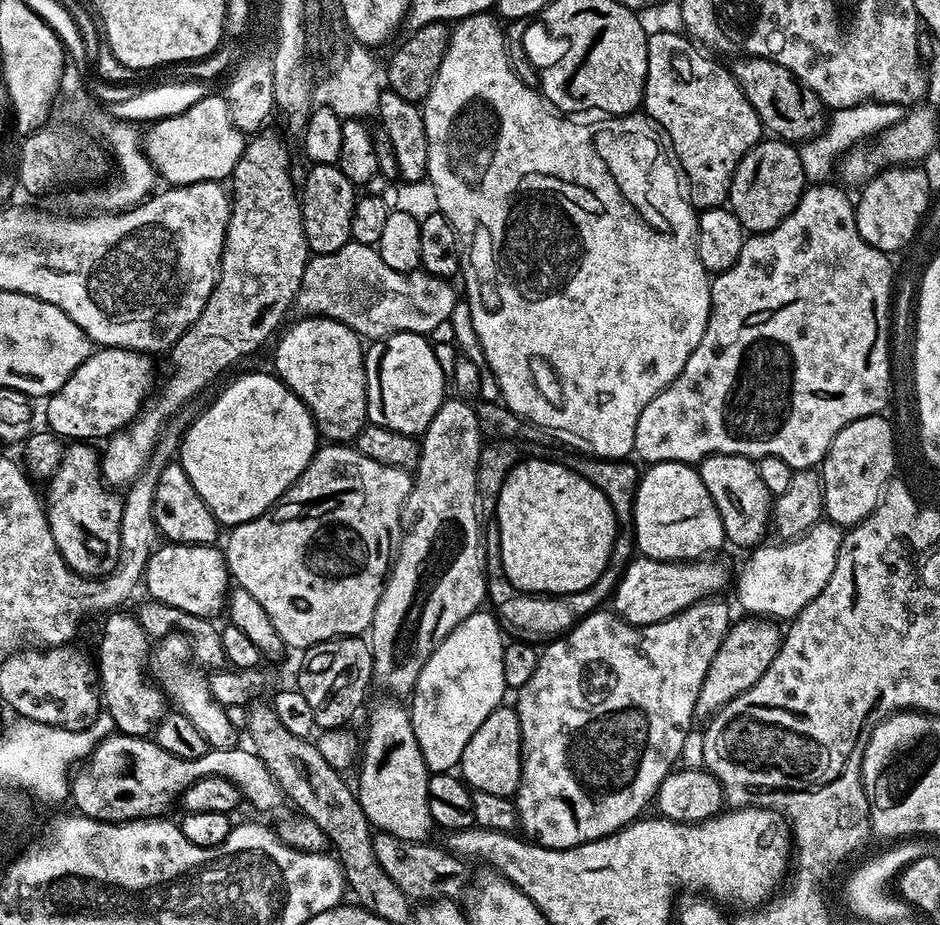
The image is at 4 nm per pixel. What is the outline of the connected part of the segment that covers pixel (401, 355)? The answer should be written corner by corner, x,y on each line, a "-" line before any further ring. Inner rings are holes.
395,332
373,340
364,353
367,423
419,437
446,399
446,373
438,366
433,341
419,332

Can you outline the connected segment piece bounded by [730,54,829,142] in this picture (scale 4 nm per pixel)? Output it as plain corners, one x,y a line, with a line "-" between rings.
737,55
733,64
730,64
732,77
738,82
742,94
754,106
761,125
768,128
773,137
789,142
803,142
812,140
824,131
829,113
823,101
814,90
808,89
794,73
778,62
767,60
764,57

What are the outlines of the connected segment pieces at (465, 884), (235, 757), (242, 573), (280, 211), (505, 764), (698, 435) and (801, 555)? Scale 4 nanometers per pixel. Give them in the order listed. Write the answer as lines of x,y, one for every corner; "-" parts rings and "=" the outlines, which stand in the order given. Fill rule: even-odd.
377,831
372,838
374,854
378,858
378,866
390,874
394,886
408,895
413,902
429,900
456,900
465,895
470,884
469,865
461,857
449,852
447,847
440,848
433,842
410,842
402,838
394,838
394,834
=
115,734
106,737
83,761
84,769
71,777
70,800
76,803
75,811
79,815
111,824
160,818
175,800
177,803
183,797
184,791
194,782
207,776
240,772
238,783
241,797
247,803
249,800
260,812
278,811
286,804
283,790
276,784
270,770
266,770
262,758
258,758
255,751
245,748
213,748
202,754
202,758
183,760
174,758
174,754
166,754
166,750
162,750
155,739
=
328,442
317,447
312,455
312,461
306,466
304,473
284,491
283,496
258,518
250,522
242,522
231,529
228,541
222,544
224,560
228,563
229,577
239,587
250,590
254,594
254,599
262,610
270,616
270,622
274,624
274,630
278,632
278,638
289,648
303,650
314,646
323,640
332,640
335,636
360,636
367,633
372,626
374,610
378,606
378,598
384,589
384,581
388,579
390,571
390,561
394,556
394,536
392,531
401,527
400,511
404,509
406,498
410,494
413,477
405,469
386,466
382,462
374,462
374,458
366,458
354,446
349,446
344,442
=
268,130
261,131
245,143
242,158
238,158
238,166
234,166
230,177
230,211
228,223
224,229
220,274
216,277
216,285
210,298
206,298
206,306
202,314
182,333
178,342
174,342
168,349
166,359
172,365
169,366
165,376
163,373
158,391
144,401
140,413
125,428
120,428
113,436
107,437
103,445
104,452
102,448
99,453
100,471
107,487
113,490
124,490
129,484
133,484
140,471
148,465
150,454
169,418
177,415
183,409
180,407
187,400
198,395
207,384
212,383
227,368
232,367
239,360
256,351
268,339
271,341
277,335
278,329
285,323
283,312
295,305
296,295
300,289
300,279
309,259
310,253
304,237
298,192
295,187
292,189
292,168
288,165
288,148
278,137
271,136
=
501,706
488,715
486,722
482,722
478,730
474,730
474,738
466,742
466,750
462,750
458,772
464,783
475,791
512,798
516,795
516,787
520,785
521,754
518,714
515,707
=
816,182
805,187
798,206
781,224
769,232
749,235
738,254
738,262
719,273
711,281
712,309
708,315
708,325
702,334
702,342
690,354
686,366
672,379
667,388
663,388
642,410
638,426
634,430
633,453
641,456
645,465
651,466
662,462
699,465
708,456
777,456
793,468
816,468
823,465
824,456
834,438
847,424
858,418
879,416
889,407
891,366
890,349
890,305
894,297
894,278
892,268
888,265
889,257
870,246
858,234
856,209
853,197
848,197
843,187
835,183
=
825,518
810,526
810,530
806,530
806,534
797,540
777,543
777,548
765,543
751,549
740,577
734,580
737,602
748,611
745,613
749,617
771,618
776,622
791,621
808,603
818,598
826,582
830,582
830,574
834,574
834,562
838,562
838,550
843,541
844,532
840,525

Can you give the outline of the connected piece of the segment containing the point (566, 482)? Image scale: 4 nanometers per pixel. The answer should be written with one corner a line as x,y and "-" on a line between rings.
521,459
497,496
494,525
501,536
506,578
523,592
569,596
592,587
608,568
617,525
605,493
553,460

